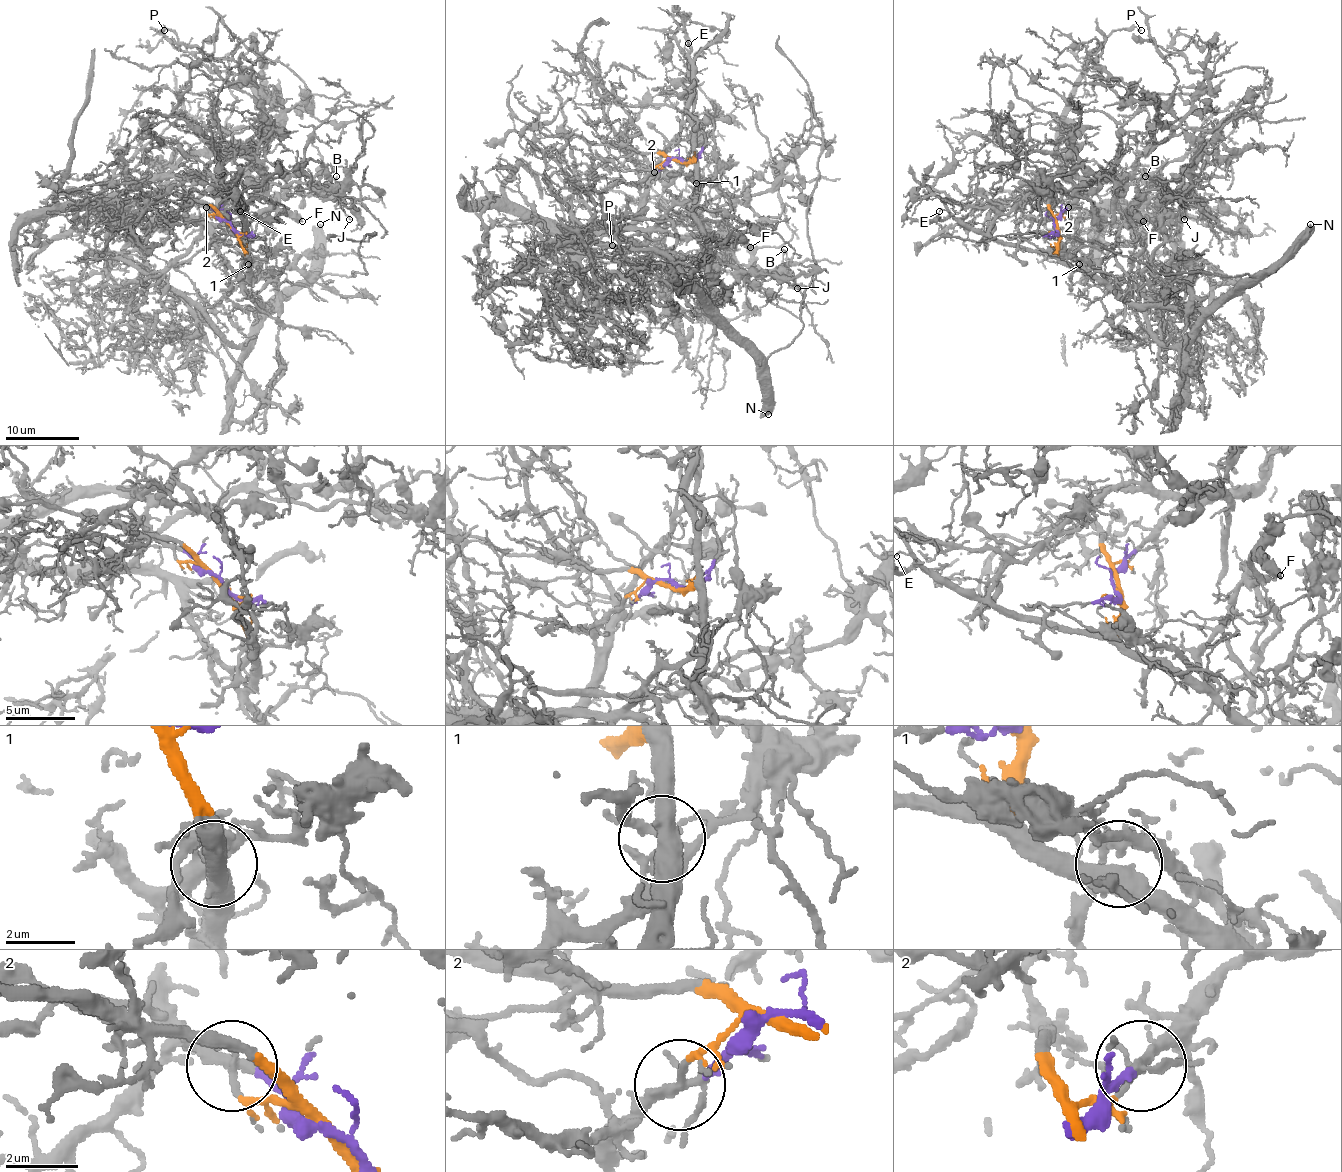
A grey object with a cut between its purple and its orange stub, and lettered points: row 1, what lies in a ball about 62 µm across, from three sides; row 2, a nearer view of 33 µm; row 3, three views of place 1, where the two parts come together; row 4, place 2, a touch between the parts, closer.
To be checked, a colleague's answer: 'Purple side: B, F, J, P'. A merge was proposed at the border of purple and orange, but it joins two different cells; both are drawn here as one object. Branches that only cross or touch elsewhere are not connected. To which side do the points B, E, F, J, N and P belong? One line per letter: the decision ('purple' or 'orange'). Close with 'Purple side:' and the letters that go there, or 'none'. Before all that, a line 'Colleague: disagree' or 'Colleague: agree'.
Colleague: agree
B: purple
E: orange
F: purple
J: purple
N: orange
P: purple
Purple side: B, F, J, P

